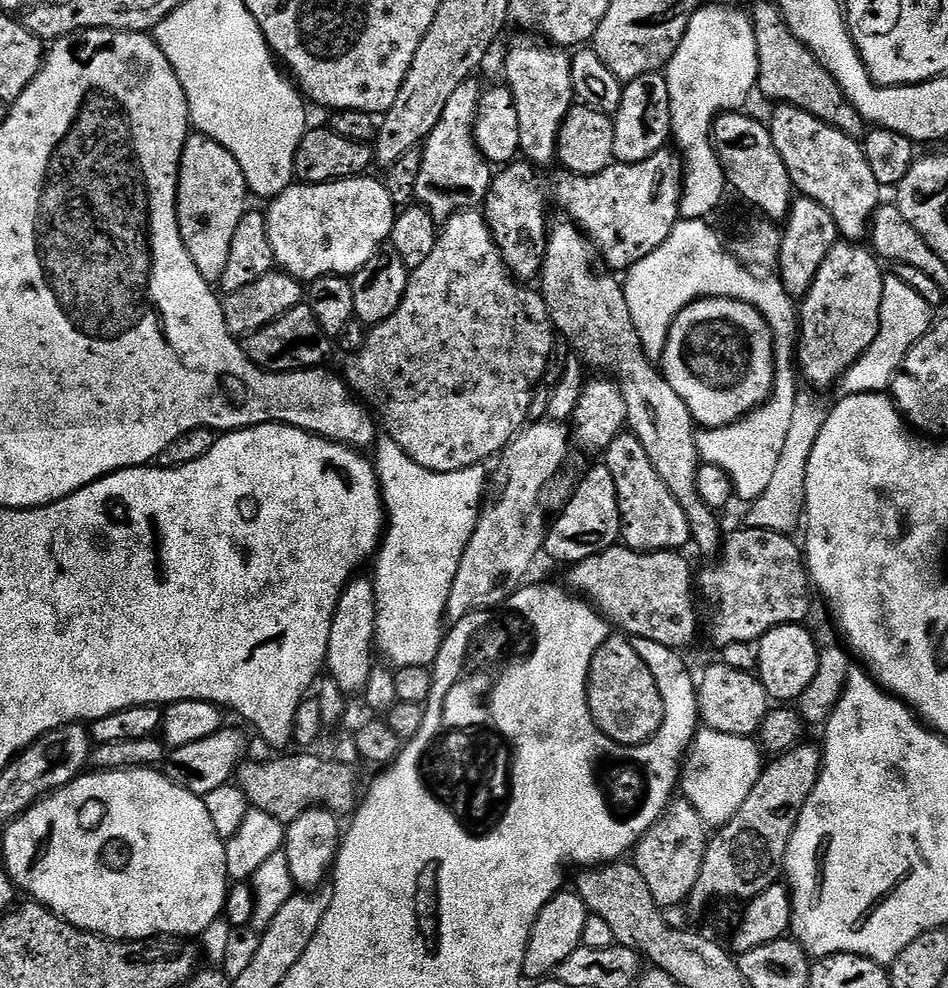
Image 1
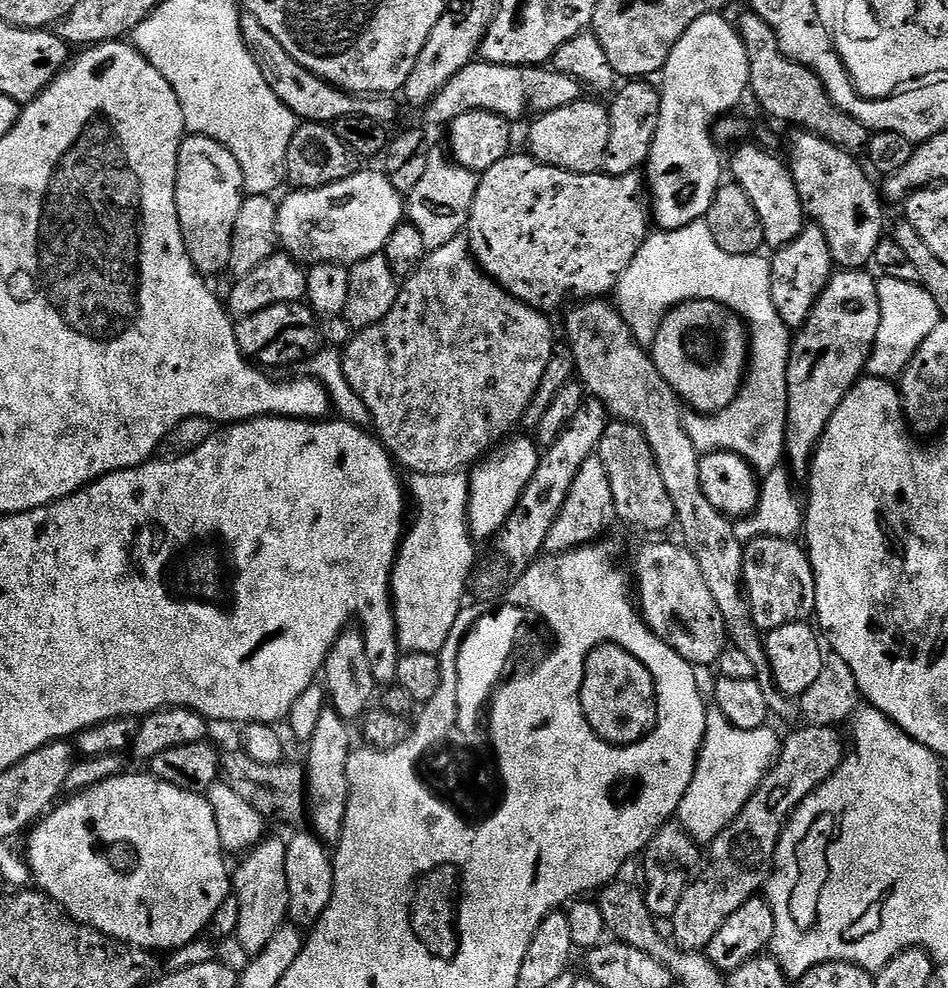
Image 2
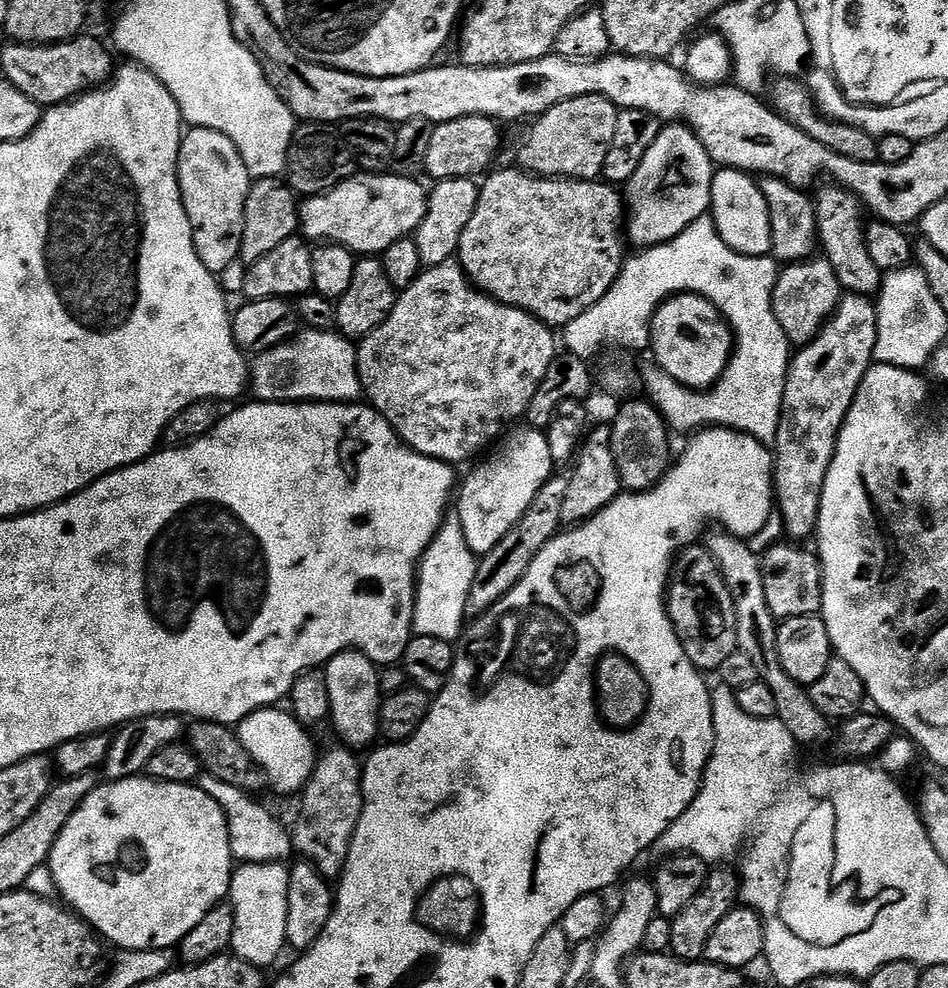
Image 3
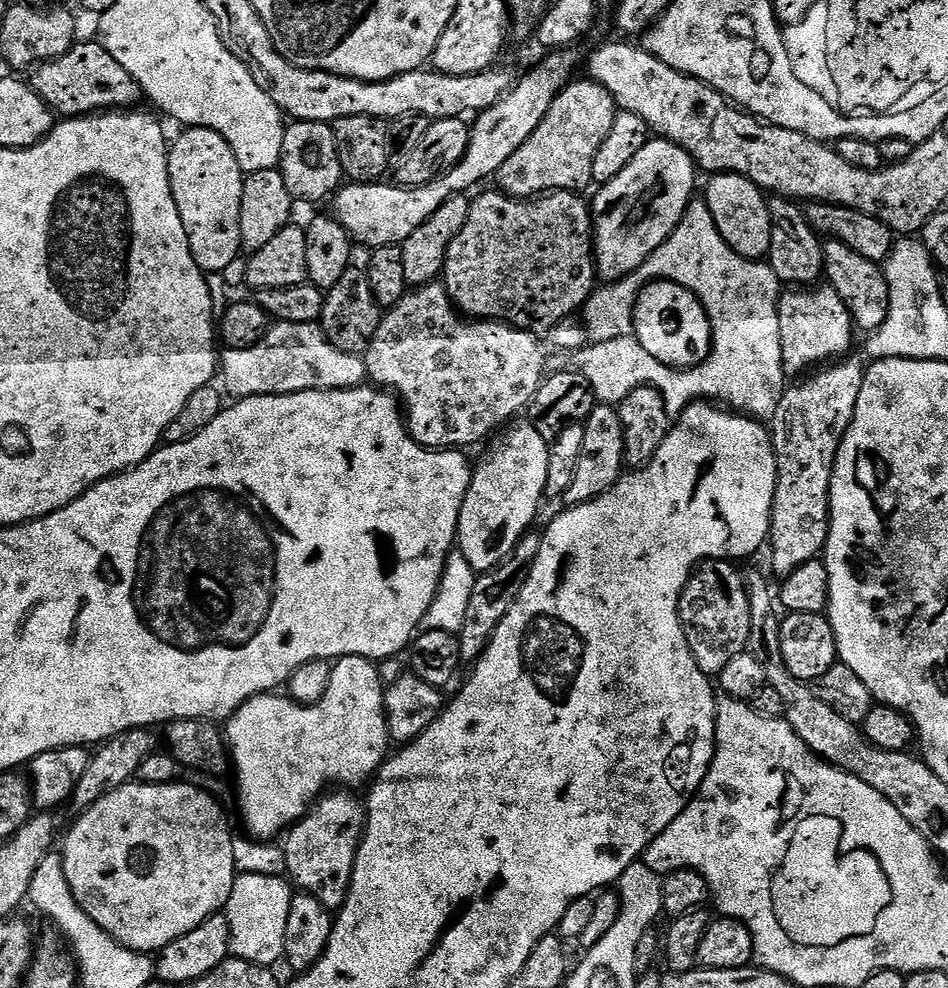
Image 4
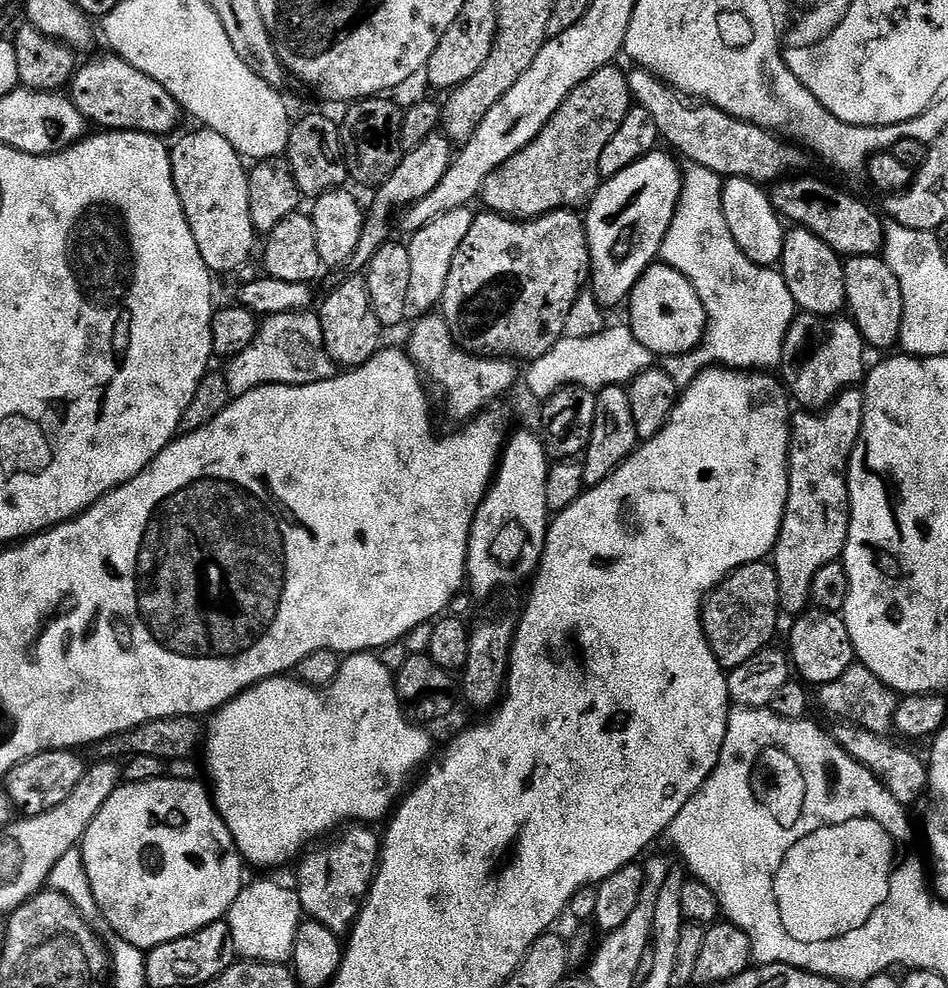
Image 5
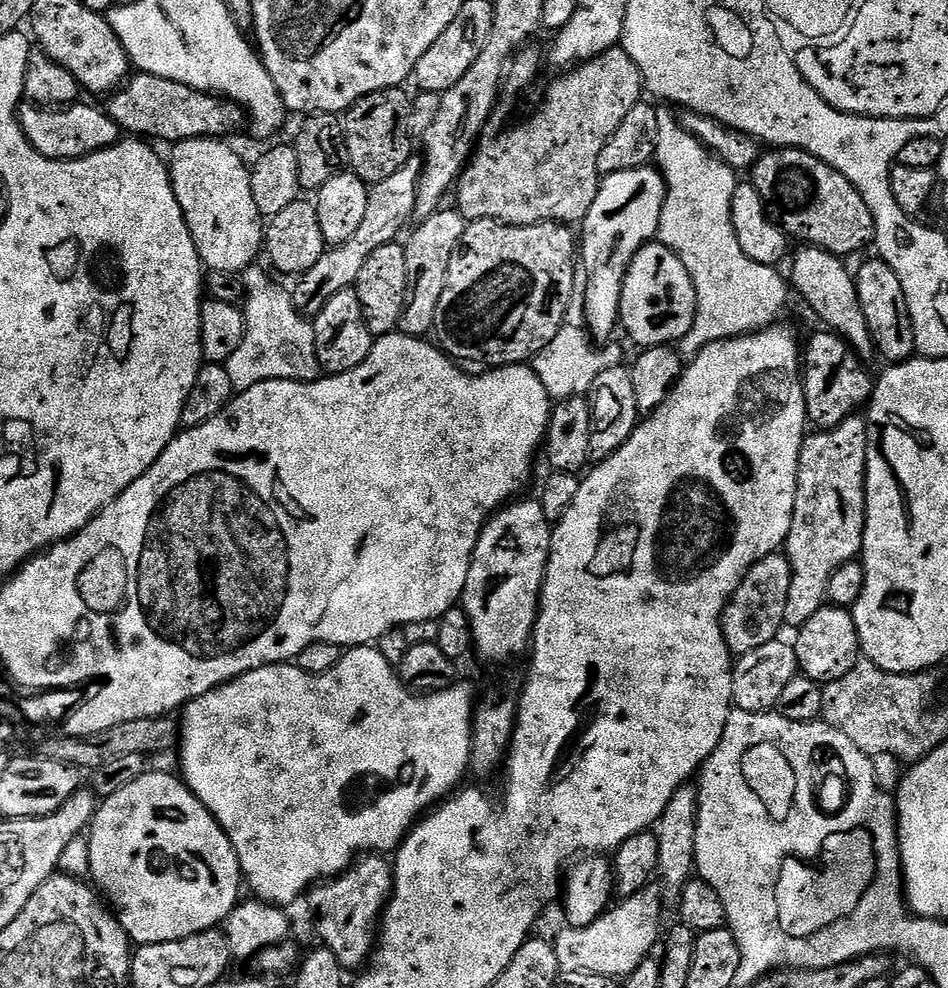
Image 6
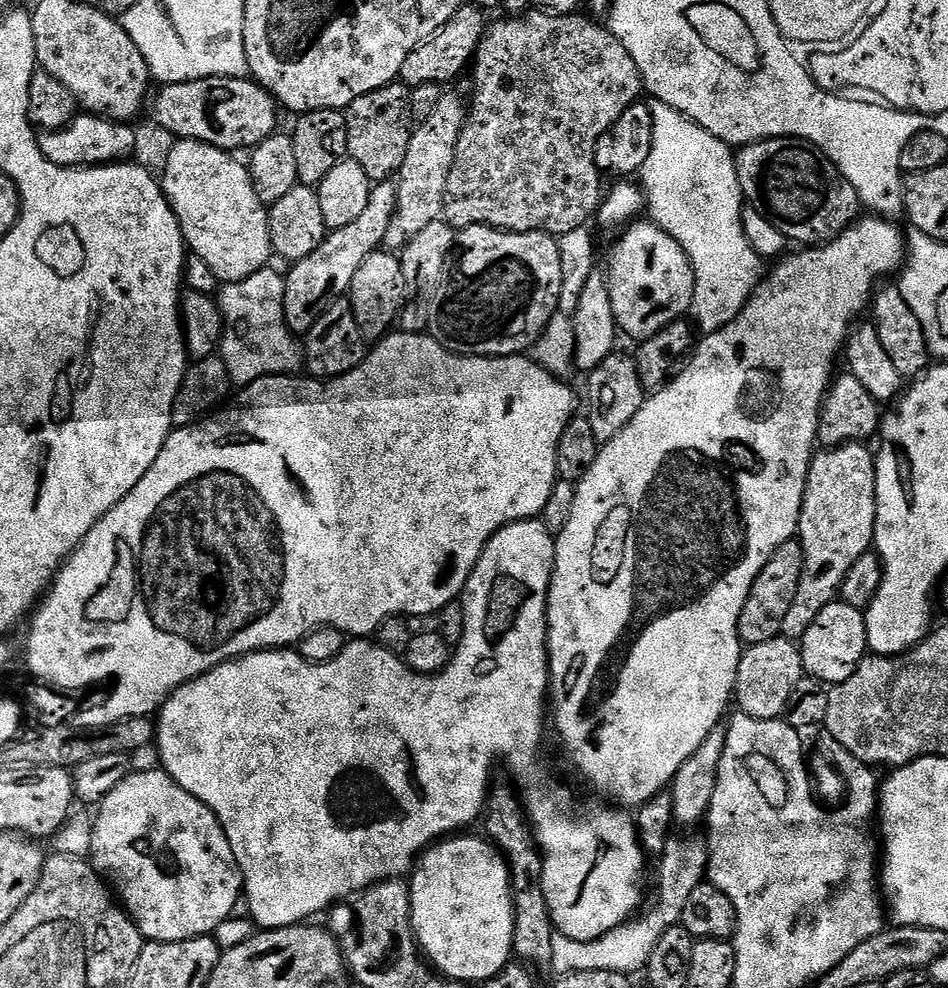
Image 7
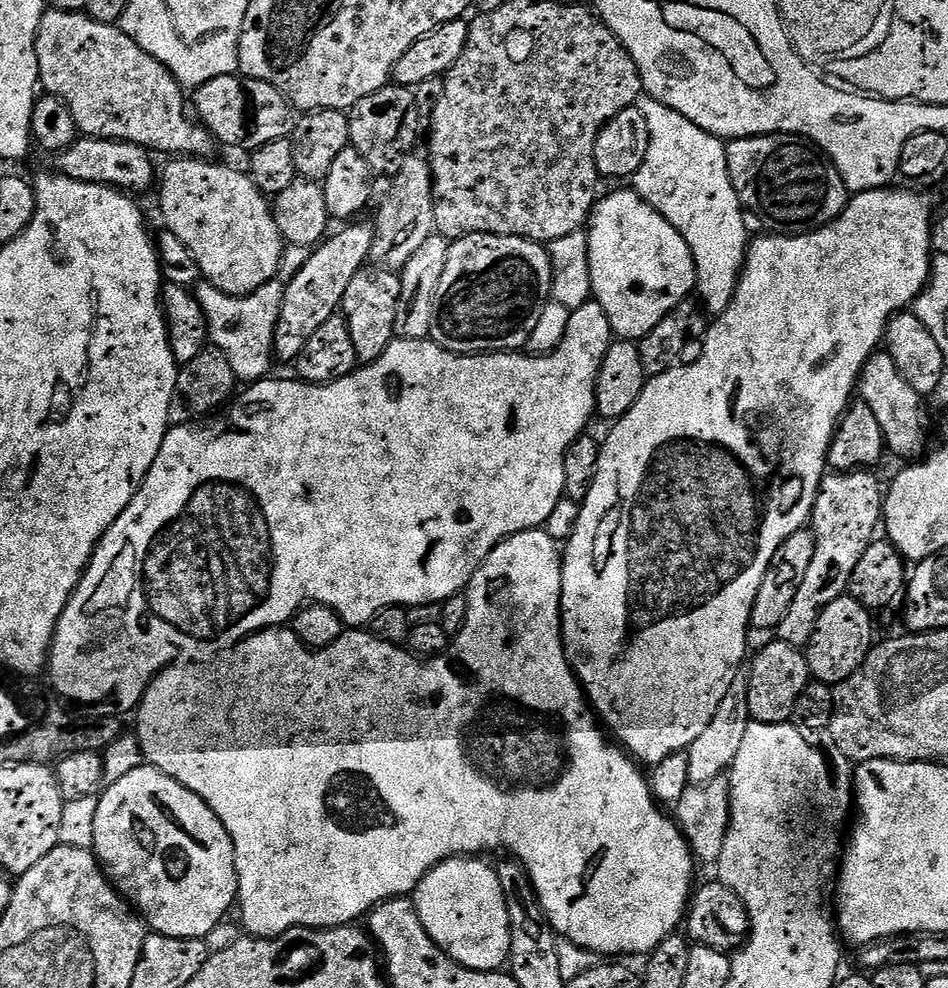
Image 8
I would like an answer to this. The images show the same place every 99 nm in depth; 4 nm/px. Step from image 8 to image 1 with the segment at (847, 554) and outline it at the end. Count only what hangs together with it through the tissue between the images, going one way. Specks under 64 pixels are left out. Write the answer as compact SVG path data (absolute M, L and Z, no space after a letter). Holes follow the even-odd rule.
M837 242L826 254L822 266L818 266L818 274L814 274L812 285L798 308L798 347L794 360L803 383L805 380L816 388L828 388L835 380L836 383L843 381L850 366L862 358L878 334L886 272L880 269L881 261L867 247L860 247L864 246L856 242Z

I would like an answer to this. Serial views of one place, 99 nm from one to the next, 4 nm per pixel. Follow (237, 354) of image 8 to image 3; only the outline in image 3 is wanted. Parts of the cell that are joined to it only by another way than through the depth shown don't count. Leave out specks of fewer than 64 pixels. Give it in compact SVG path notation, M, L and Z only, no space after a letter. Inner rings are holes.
M316 328L301 330L287 340L255 357L250 368L250 392L255 399L270 404L323 402L350 404L362 396L356 365L357 345L339 331L319 332Z

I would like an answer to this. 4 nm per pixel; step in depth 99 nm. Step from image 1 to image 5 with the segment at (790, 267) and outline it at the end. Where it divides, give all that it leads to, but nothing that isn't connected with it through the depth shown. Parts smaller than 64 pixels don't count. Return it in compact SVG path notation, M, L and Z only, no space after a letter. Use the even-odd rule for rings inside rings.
M800 314L797 315L796 319L792 321L792 325L790 326L790 330L786 336L786 342L784 343L784 359L782 361L782 368L785 368L783 379L786 381L788 379L788 384L792 387L791 395L794 397L796 395L796 400L800 403L799 407L804 410L819 410L822 408L827 408L828 405L833 404L836 401L836 398L840 396L847 388L854 388L860 385L863 385L866 379L866 373L869 371L870 364L867 364L864 361L864 348L866 349L866 341L864 336L860 332L859 326L856 325L855 320L851 318L845 318L845 320L841 318L839 315L835 316L813 316L811 314Z

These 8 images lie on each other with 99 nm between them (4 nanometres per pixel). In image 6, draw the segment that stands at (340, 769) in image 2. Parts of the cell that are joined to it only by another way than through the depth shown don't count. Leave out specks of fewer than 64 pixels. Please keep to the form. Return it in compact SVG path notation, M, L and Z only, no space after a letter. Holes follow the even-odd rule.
M364 854L346 872L333 876L307 893L308 912L316 927L316 936L329 948L345 970L360 970L369 963L378 943L378 929L388 899L393 896L392 870L383 855Z

